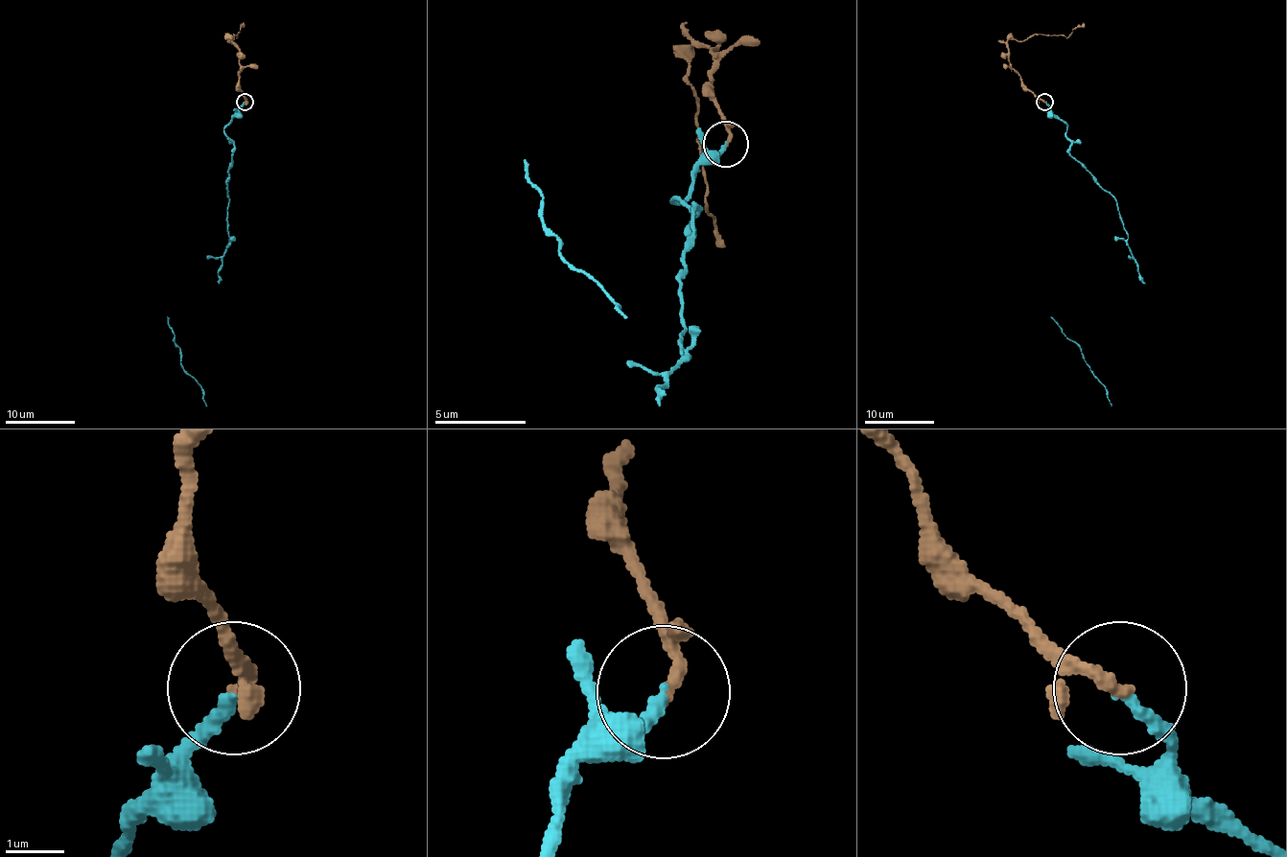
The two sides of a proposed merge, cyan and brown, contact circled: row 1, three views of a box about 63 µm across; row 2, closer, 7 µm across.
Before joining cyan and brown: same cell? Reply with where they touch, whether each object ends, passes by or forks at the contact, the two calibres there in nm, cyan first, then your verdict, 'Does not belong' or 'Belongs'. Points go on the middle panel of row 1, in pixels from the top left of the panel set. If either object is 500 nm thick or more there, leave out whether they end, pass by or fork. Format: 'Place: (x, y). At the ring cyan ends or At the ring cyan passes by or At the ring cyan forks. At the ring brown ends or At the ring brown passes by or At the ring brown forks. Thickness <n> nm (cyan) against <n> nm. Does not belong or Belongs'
Place: (725, 144). At the ring cyan ends. At the ring brown passes by. Thickness 200 nm (cyan) against 160 nm. Belongs

